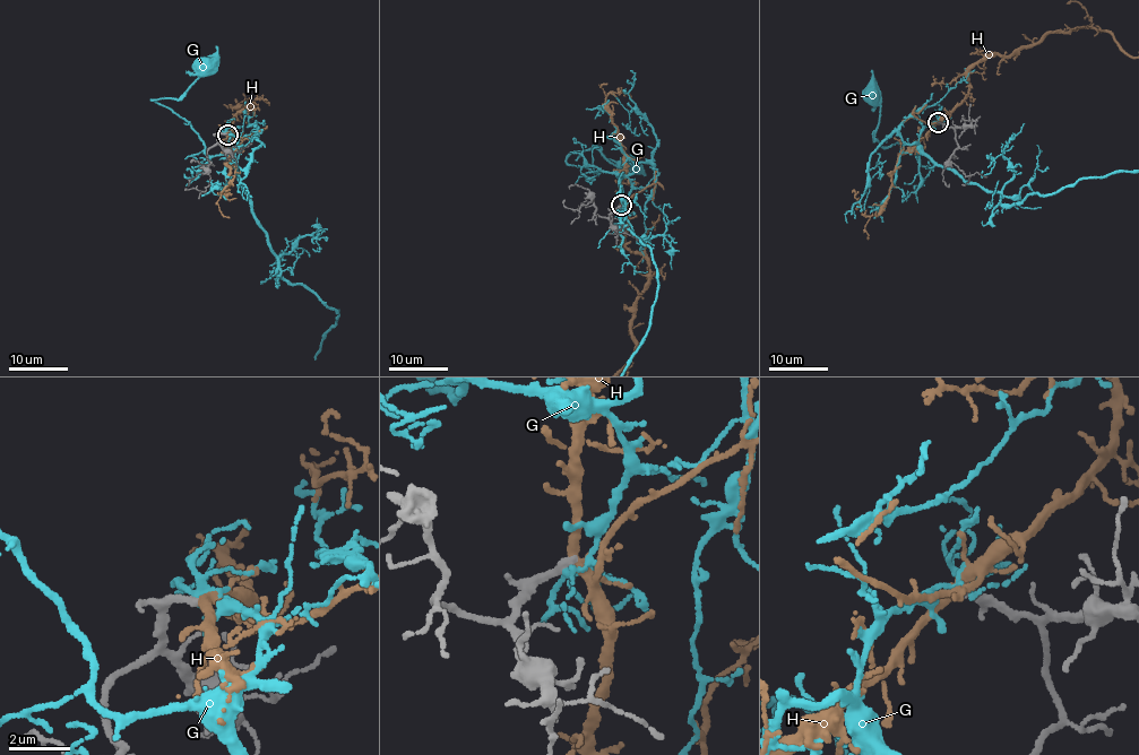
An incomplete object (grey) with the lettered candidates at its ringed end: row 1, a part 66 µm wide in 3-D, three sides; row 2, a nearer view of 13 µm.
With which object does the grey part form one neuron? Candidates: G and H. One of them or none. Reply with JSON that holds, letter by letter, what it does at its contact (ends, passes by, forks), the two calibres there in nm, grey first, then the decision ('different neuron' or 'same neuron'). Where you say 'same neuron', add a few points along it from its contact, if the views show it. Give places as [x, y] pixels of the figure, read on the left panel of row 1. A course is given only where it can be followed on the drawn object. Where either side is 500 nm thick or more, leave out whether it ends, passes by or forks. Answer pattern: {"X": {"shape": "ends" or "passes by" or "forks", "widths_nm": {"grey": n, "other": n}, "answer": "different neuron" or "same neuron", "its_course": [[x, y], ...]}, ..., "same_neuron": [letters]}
{"G": {"shape": "forks", "widths_nm": {"grey": 300, "other": 200}, "answer": "different neuron"}, "H": {"shape": "passes by", "widths_nm": {"grey": 280, "other": 320}, "answer": "different neuron"}, "same_neuron": []}

